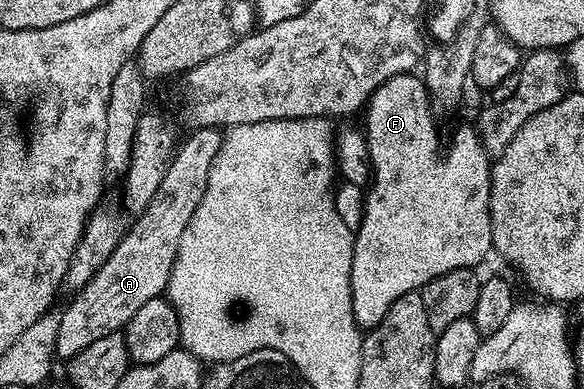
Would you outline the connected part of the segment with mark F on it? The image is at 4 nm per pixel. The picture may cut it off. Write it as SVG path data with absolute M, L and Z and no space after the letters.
M414 73L398 74L383 82L371 93L371 100L365 107L367 114L367 126L365 133L367 136L367 145L365 147L366 157L369 159L372 168L371 183L366 191L365 216L361 220L361 228L354 231L355 236L355 268L351 271L351 299L353 300L353 320L359 325L360 331L366 332L373 325L371 310L375 316L382 316L389 312L389 308L401 296L413 294L422 291L429 280L441 276L454 270L465 270L468 268L478 267L478 262L488 253L492 253L491 245L491 167L492 159L479 141L479 131L474 125L463 126L451 138L451 147L448 148L447 154L439 154L439 130L435 124L435 116L432 107L431 98L427 92L426 84L422 77Z

